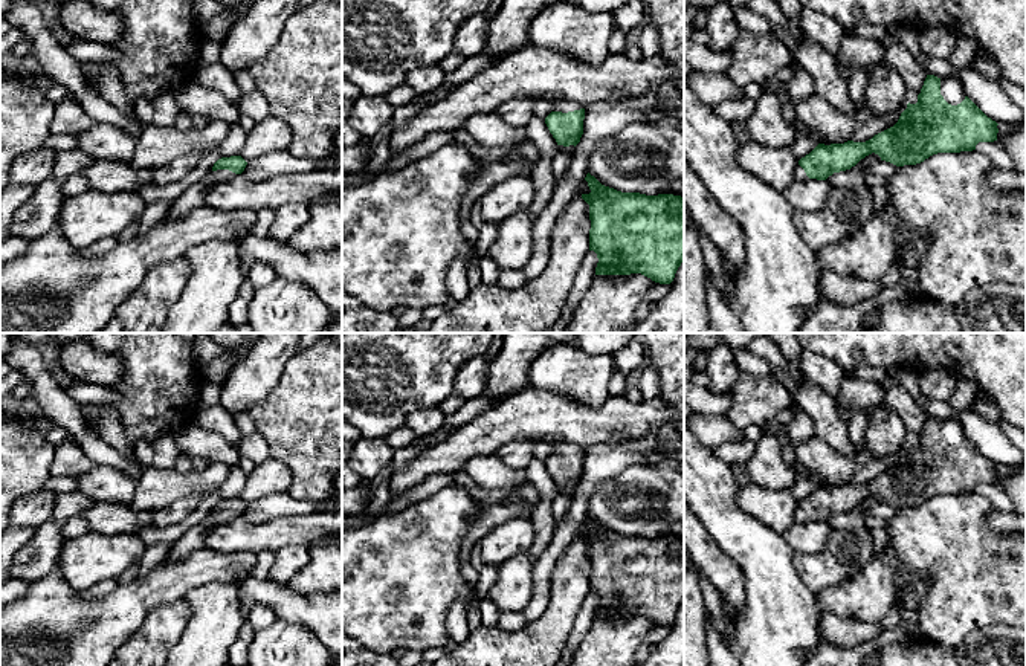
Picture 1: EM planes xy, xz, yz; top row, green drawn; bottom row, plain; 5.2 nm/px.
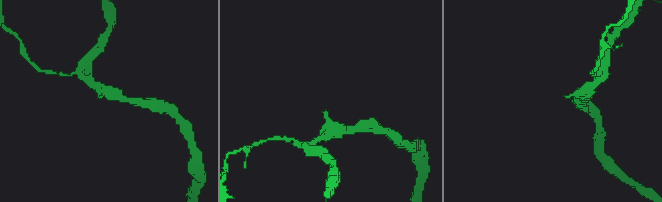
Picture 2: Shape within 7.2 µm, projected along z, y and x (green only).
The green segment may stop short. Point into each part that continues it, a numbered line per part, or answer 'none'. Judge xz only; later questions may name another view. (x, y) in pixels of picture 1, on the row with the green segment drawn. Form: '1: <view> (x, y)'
1: xz (559, 106)

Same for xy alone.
1: xy (193, 197)

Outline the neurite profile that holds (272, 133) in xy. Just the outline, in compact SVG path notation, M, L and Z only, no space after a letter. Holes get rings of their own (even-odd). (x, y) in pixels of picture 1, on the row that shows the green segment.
M269 115L261 122L256 122L250 131L247 131L247 139L240 156L246 162L250 162L269 151L287 150L290 147L290 142L290 127L279 118Z

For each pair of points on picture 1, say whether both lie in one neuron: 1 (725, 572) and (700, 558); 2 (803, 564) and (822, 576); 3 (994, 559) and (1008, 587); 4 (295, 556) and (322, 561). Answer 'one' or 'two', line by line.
1: one
2: one
3: one
4: two

